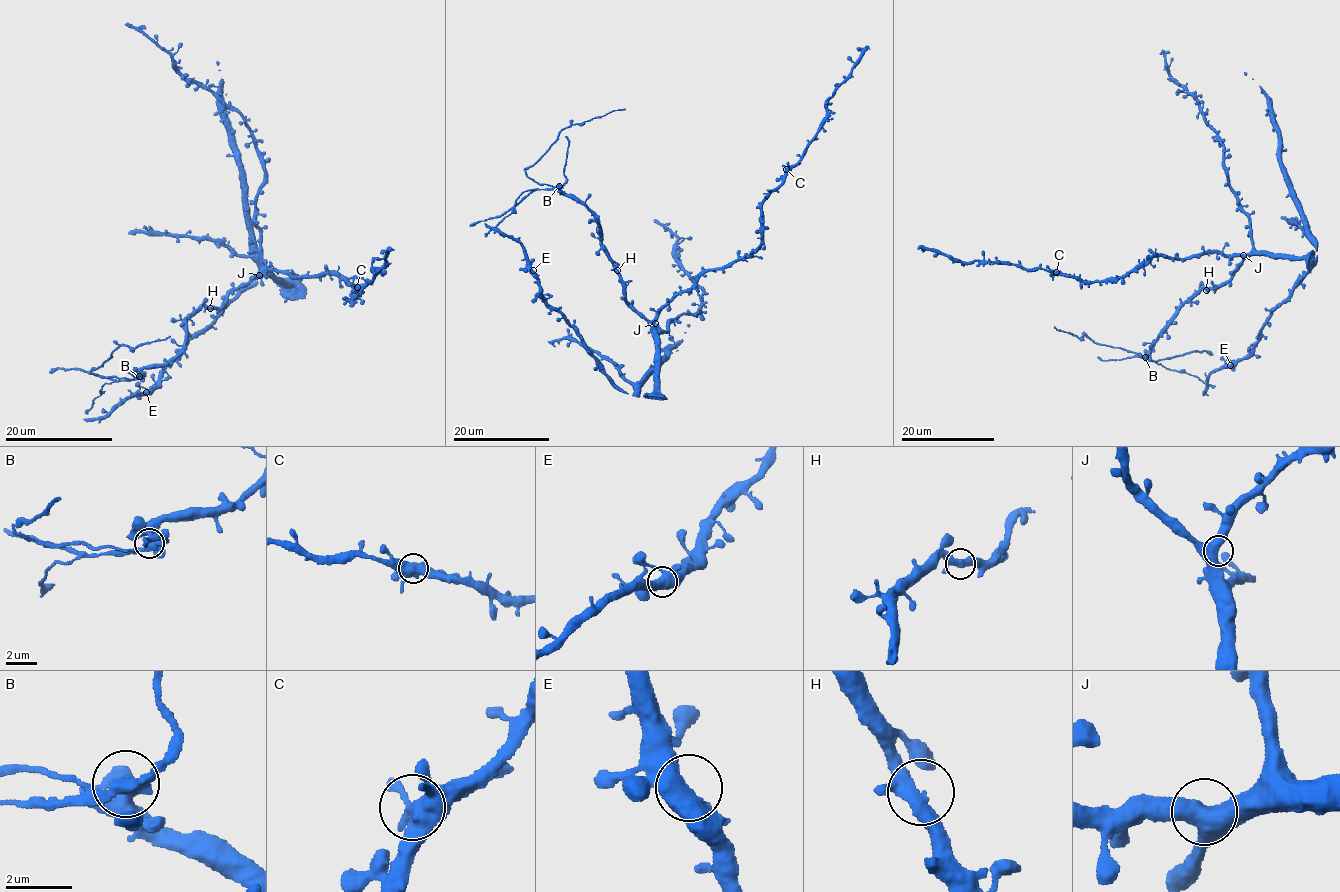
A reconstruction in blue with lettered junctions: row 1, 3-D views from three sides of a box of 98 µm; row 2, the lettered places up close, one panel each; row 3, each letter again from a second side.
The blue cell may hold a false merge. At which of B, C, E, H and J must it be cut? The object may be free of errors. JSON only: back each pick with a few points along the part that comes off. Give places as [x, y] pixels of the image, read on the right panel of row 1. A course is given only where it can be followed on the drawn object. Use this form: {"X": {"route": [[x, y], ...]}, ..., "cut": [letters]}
{"B": {"route": [[1145, 357], [1121, 347], [1098, 345], [1086, 336], [1077, 337], [1054, 326]]}, "cut": ["B"]}

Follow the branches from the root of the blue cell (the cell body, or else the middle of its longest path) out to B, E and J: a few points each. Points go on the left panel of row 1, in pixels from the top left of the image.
B: (208, 307), (194, 310), (187, 319), (185, 339), (178, 356), (169, 362), (148, 366), (139, 376)
E: (208, 307), (187, 319), (178, 356), (137, 378), (104, 384), (89, 411), (103, 417), (146, 392)
J: (208, 307), (223, 307), (227, 296), (259, 275)

